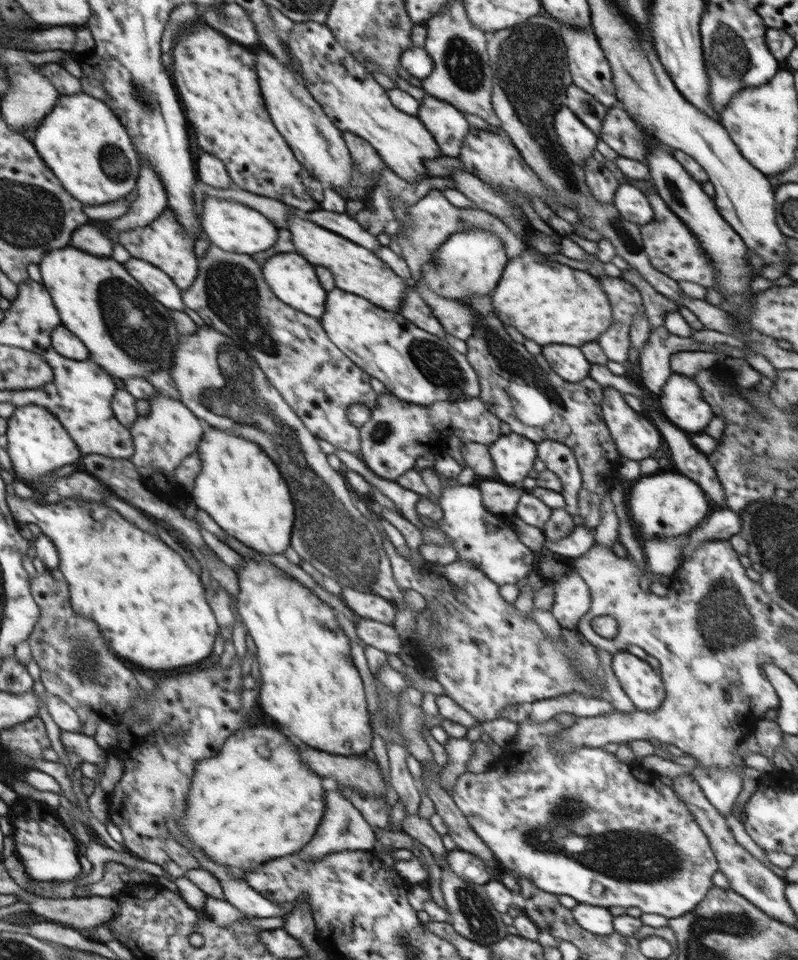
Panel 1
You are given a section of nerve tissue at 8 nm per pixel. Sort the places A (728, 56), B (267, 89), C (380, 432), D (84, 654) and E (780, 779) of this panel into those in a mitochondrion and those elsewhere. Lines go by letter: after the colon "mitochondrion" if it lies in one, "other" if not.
A: mitochondrion
B: other
C: mitochondrion
D: mitochondrion
E: other

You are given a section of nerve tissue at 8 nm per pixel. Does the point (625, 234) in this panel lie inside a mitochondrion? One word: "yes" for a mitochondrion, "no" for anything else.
yes

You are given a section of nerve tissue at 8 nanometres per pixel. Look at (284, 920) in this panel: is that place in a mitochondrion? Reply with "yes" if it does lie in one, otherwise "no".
no

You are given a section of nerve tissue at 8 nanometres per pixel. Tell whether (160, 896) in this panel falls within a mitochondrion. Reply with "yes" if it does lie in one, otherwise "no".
no

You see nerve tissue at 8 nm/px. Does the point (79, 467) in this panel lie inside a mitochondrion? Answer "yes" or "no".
no

